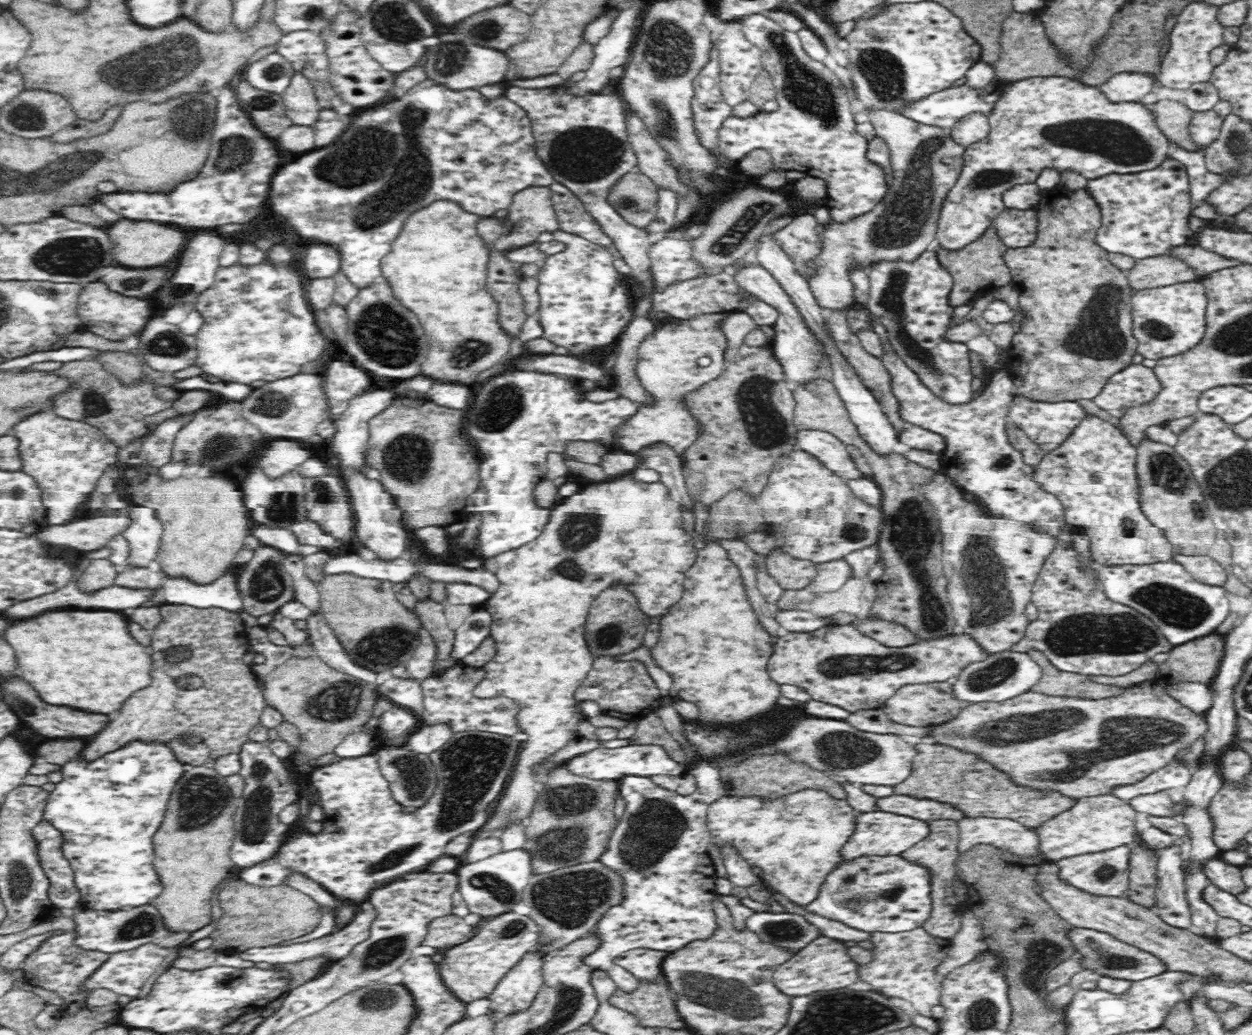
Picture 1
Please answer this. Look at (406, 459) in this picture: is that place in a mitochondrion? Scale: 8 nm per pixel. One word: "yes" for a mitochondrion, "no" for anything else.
yes

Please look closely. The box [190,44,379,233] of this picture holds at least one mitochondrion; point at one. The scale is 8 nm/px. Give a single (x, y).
(234, 151)

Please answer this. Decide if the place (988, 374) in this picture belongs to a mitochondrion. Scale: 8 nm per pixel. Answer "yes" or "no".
no

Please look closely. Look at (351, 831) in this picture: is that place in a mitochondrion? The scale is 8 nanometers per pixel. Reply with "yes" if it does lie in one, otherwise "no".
no

